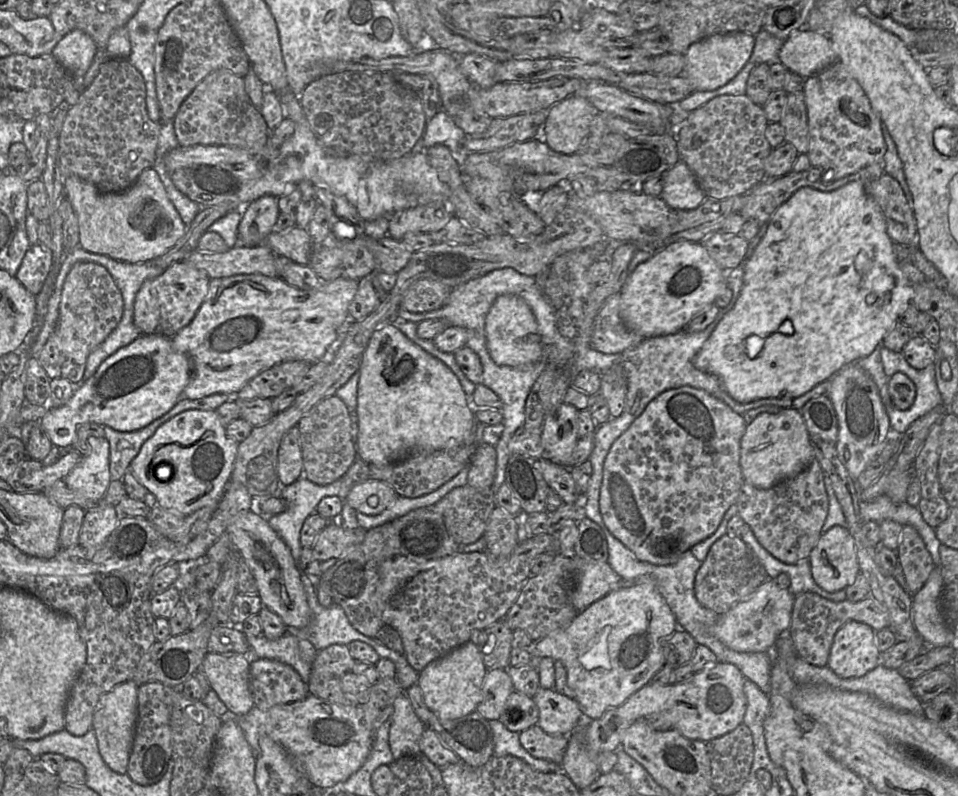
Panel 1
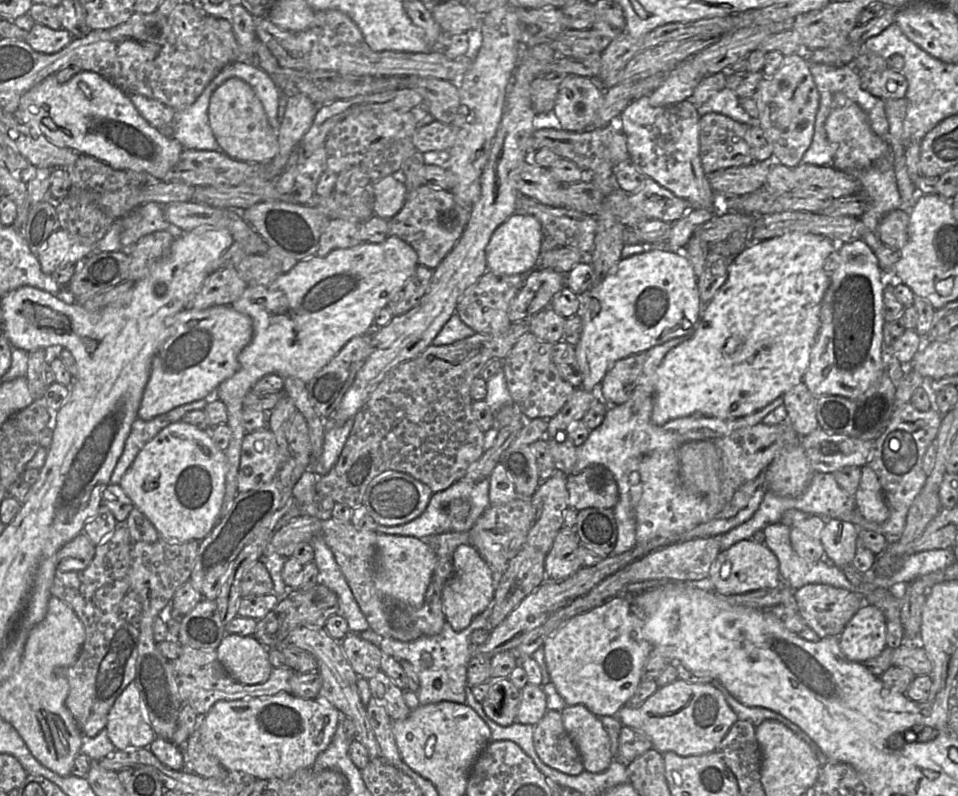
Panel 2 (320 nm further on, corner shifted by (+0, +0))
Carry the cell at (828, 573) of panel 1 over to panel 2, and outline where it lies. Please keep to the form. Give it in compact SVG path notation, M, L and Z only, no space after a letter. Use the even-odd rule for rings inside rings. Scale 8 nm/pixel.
M836 518L826 519L821 532L824 559L839 568L852 563L858 531L859 528L851 522Z

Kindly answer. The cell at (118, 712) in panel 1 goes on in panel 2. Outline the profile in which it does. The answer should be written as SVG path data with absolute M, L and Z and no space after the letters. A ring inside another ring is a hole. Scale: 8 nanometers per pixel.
M134 680L111 707L106 730L117 750L145 748L157 738L147 720L144 704Z

